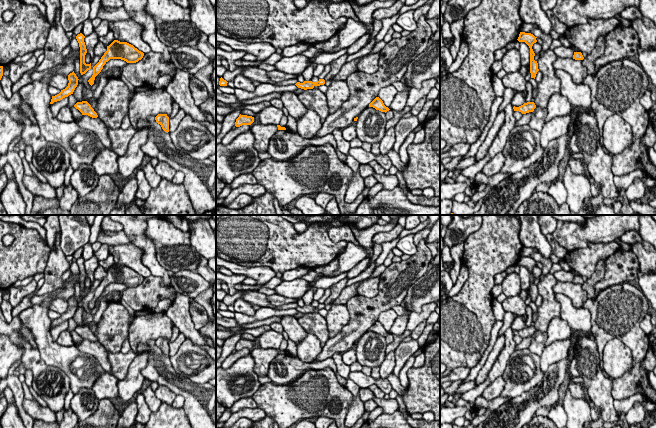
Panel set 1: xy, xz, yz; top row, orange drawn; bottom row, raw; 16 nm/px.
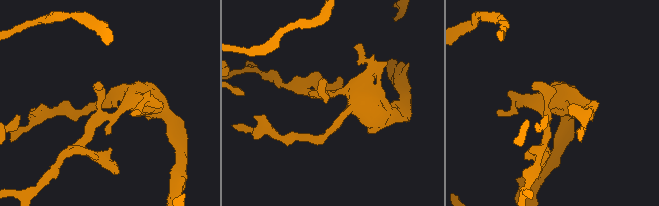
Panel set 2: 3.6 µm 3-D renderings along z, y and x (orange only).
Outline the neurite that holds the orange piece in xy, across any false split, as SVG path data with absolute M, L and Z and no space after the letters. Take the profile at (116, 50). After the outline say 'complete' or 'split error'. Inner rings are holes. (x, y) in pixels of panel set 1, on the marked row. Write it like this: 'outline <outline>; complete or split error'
outline M114 40L109 46L107 46L107 51L101 57L99 62L93 67L93 75L88 82L91 86L94 84L95 77L101 72L103 66L110 59L121 59L127 63L136 63L141 60L143 56L144 53L139 51L133 45L127 42Z; complete

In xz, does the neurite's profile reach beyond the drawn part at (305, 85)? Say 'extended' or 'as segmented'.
as segmented

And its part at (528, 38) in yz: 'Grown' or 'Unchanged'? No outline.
Unchanged

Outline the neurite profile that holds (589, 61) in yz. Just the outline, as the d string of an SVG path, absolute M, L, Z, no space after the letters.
M599 36L596 40L594 49L582 60L583 66L587 69L588 75L595 75L597 67L595 61L604 53L606 36Z

